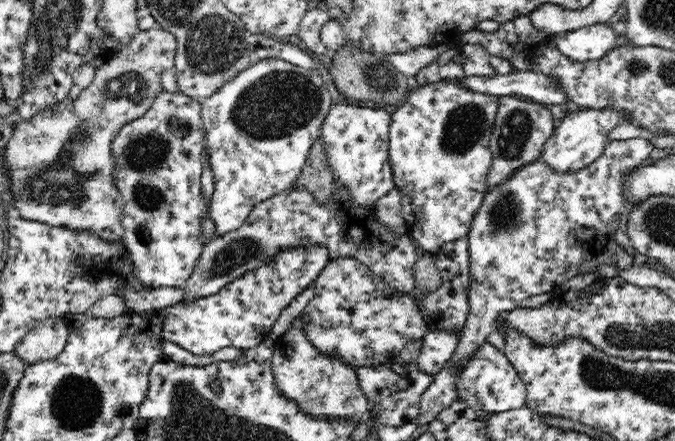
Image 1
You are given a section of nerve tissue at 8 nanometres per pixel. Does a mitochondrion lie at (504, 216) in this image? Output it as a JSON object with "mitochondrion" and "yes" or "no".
{"mitochondrion":"yes"}

